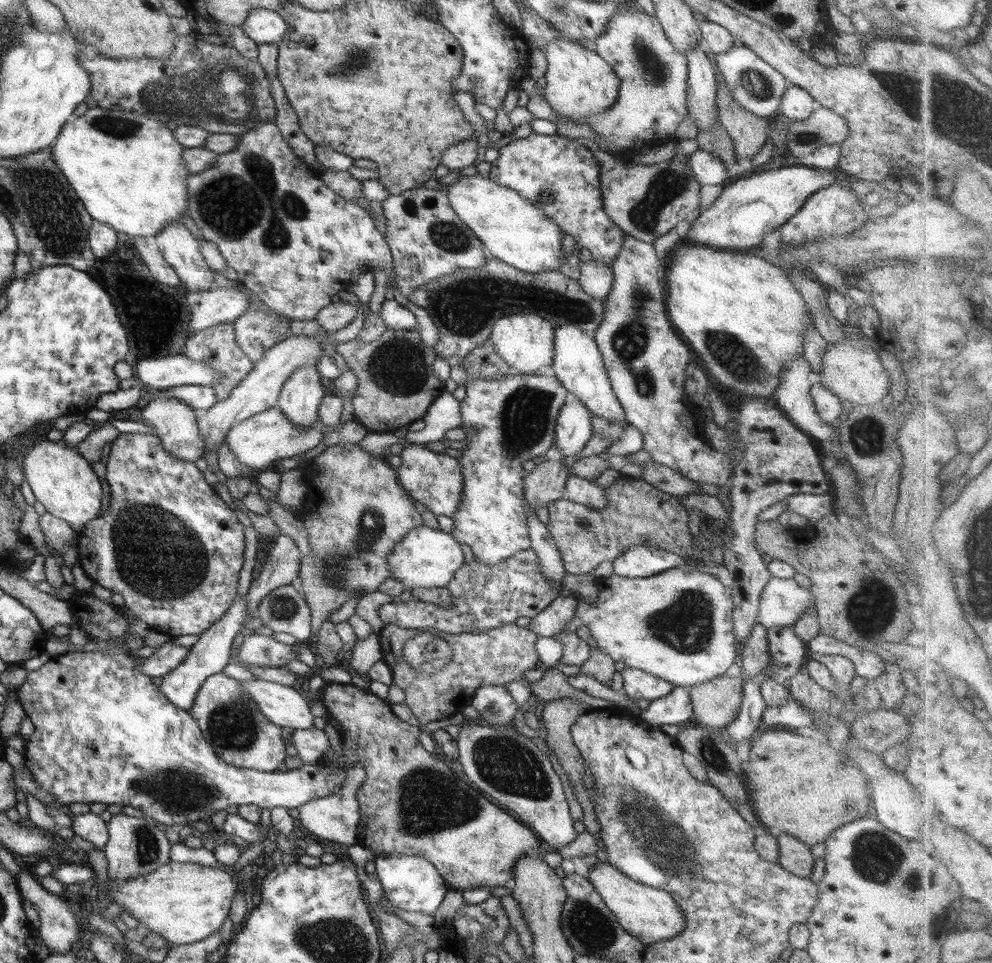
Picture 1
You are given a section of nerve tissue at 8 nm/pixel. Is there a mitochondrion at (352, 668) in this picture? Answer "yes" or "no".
no

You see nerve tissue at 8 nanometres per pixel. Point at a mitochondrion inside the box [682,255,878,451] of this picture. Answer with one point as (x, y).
(742, 367)

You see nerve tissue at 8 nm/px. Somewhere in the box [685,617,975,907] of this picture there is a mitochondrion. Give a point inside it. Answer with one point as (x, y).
(874, 855)

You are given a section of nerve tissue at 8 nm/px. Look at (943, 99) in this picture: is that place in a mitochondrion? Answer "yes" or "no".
yes

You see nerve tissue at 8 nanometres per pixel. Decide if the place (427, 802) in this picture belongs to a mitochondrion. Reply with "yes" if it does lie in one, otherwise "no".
yes

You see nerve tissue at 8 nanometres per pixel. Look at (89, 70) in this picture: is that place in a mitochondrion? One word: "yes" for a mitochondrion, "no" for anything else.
no

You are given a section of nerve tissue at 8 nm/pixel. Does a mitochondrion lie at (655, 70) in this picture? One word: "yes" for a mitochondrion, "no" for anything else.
yes

